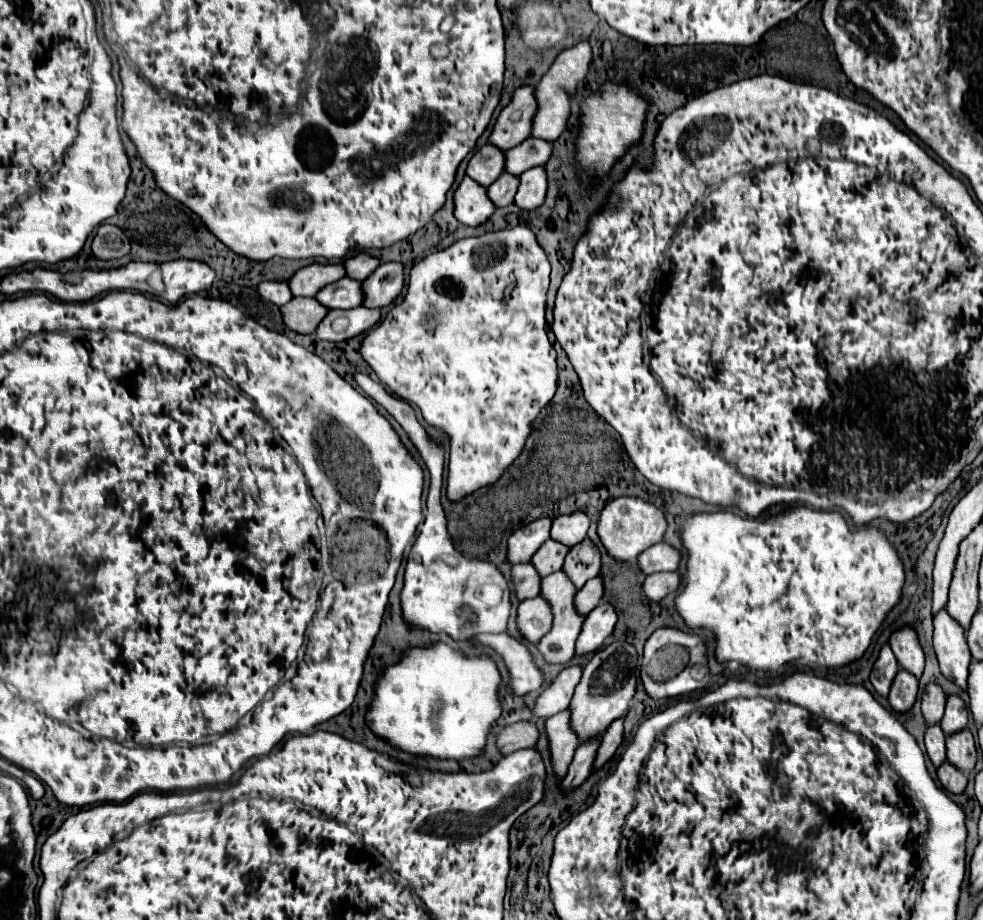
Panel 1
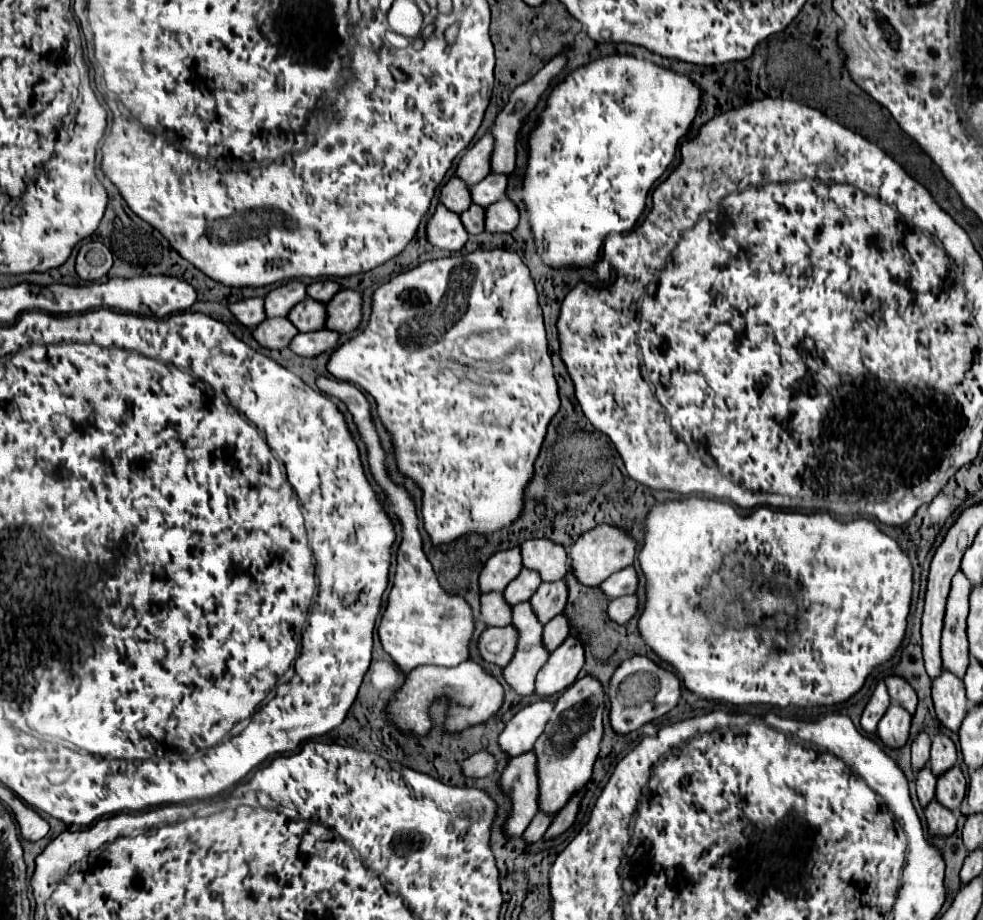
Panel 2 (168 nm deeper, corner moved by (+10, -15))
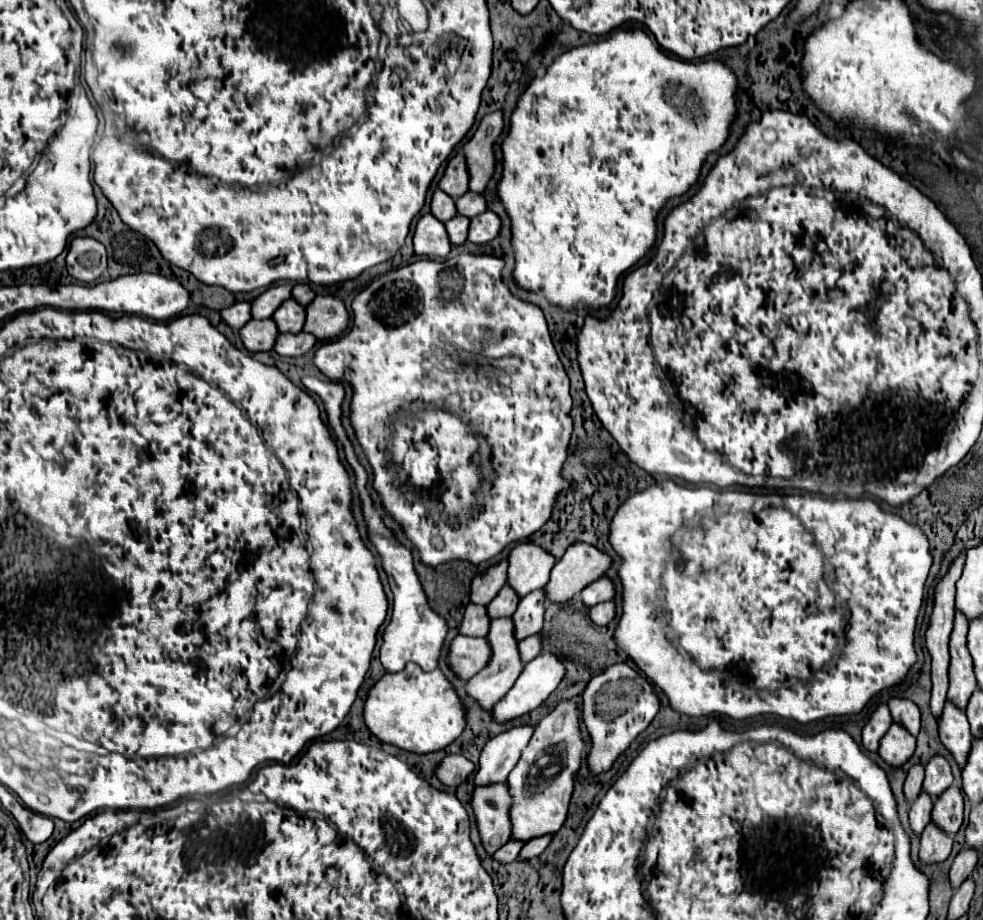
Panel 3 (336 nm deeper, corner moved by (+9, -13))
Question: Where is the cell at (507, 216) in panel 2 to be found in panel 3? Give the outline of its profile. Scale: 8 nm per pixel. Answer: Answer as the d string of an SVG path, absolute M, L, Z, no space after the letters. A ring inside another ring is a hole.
M484 211L478 217L470 219L470 229L468 229L468 241L476 245L484 245L492 241L500 231L500 219L492 211Z

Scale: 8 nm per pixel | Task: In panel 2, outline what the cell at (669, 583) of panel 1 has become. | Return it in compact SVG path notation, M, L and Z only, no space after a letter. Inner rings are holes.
M625 595L617 597L609 605L609 617L617 621L619 625L625 625L629 619L633 619L639 611L639 597L637 595Z

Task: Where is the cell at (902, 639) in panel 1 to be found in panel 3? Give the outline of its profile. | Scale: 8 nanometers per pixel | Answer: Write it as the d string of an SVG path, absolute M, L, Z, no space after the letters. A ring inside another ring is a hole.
M890 699L888 707L890 707L892 721L906 727L906 731L916 737L918 731L920 731L920 711L918 711L918 707L908 699Z

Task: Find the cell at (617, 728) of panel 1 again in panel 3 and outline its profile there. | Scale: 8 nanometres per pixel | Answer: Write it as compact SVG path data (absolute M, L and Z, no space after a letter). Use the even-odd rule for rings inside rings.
M544 835L544 837L538 837L538 839L530 839L522 847L518 861L532 861L532 859L536 859L546 849L546 845L550 843L550 839L552 839L552 835Z

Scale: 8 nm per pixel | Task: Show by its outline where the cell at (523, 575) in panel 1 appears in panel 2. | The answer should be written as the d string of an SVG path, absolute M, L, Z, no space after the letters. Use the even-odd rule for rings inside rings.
M483 593L481 595L481 619L489 627L509 625L513 619L513 607L505 603L503 593Z

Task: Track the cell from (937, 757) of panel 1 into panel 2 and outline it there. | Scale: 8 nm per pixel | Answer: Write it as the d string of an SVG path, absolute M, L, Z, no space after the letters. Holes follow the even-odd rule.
M929 765L923 767L921 771L917 771L917 795L919 795L919 801L921 805L925 807L933 797L935 797L935 783L937 783L937 777L933 775L933 771L929 771Z

